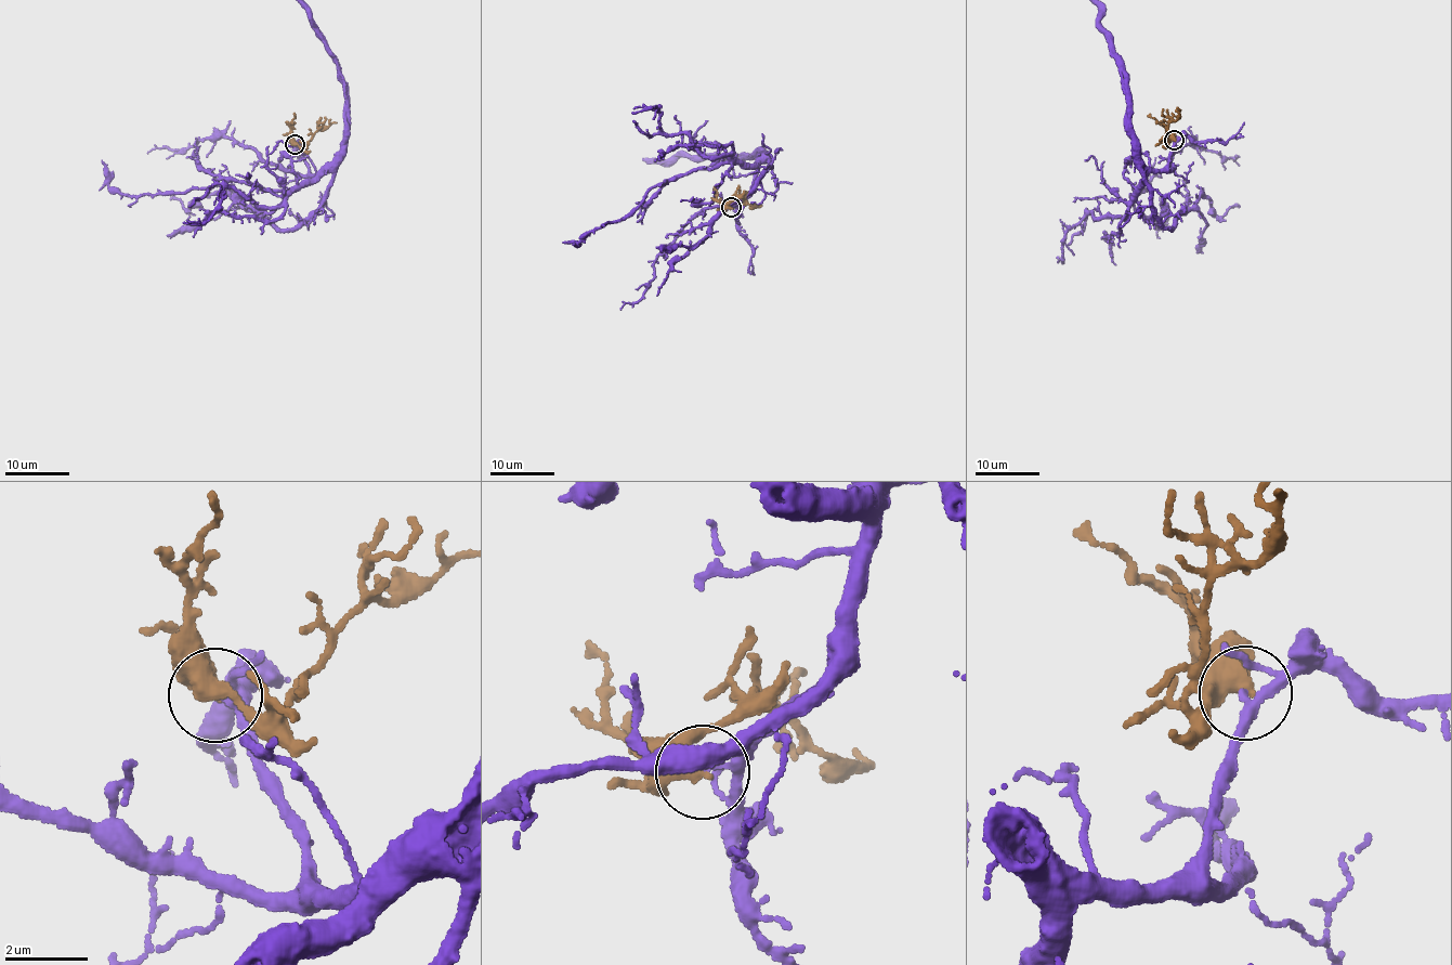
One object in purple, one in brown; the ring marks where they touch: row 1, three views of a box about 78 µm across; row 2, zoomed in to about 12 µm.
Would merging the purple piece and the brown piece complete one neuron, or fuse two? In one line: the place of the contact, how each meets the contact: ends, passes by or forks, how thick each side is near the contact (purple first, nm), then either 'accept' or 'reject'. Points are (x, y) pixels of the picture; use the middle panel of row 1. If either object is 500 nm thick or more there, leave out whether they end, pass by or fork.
at (731, 207); purple passes by; brown passes by; 130 nm thick on the purple side, 360 nm on the other; reject

